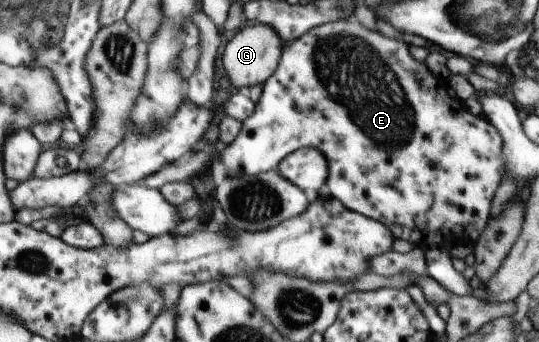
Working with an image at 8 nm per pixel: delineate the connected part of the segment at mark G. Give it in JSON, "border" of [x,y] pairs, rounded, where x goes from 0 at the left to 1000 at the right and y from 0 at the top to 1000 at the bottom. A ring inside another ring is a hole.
{"border":[[[495,70],[462,73],[440,91],[417,132],[410,184],[416,190],[421,225],[445,269],[458,269],[469,249],[488,249],[514,213],[518,167],[527,158],[518,137],[518,111],[510,85]]]}

